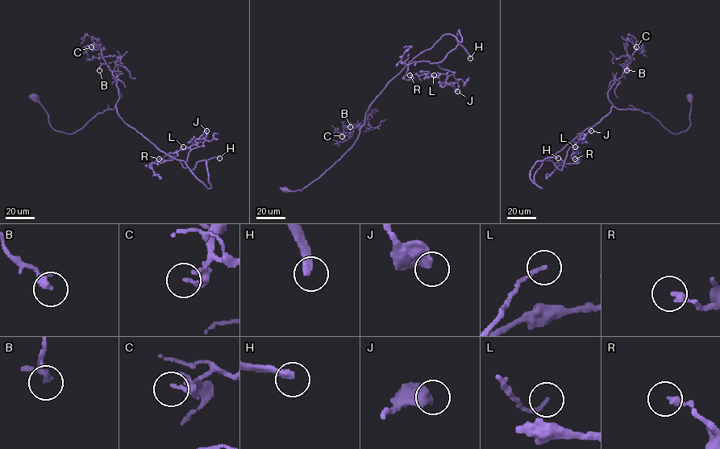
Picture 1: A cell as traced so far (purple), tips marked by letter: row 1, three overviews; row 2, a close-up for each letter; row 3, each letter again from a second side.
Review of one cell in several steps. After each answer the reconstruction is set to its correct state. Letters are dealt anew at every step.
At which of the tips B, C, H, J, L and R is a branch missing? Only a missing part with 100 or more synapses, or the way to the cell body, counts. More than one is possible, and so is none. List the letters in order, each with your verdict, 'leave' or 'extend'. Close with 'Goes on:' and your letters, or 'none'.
B: leave
C: leave
H: extend
J: leave
L: leave
R: leave
Goes on: H

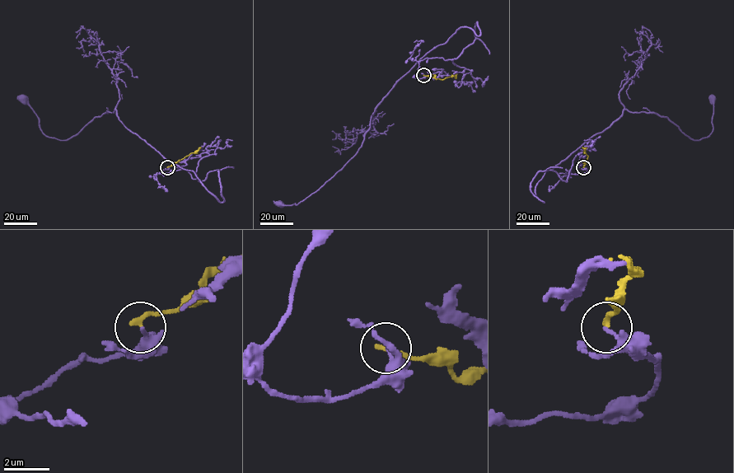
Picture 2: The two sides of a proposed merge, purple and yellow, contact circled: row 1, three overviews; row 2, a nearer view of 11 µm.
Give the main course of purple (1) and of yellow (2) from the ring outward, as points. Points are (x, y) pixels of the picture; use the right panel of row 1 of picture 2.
1: (583, 167), (566, 181), (539, 170), (530, 191), (544, 202), (544, 173), (624, 110), (707, 137), (712, 97)
2: (583, 167), (588, 156), (582, 147)

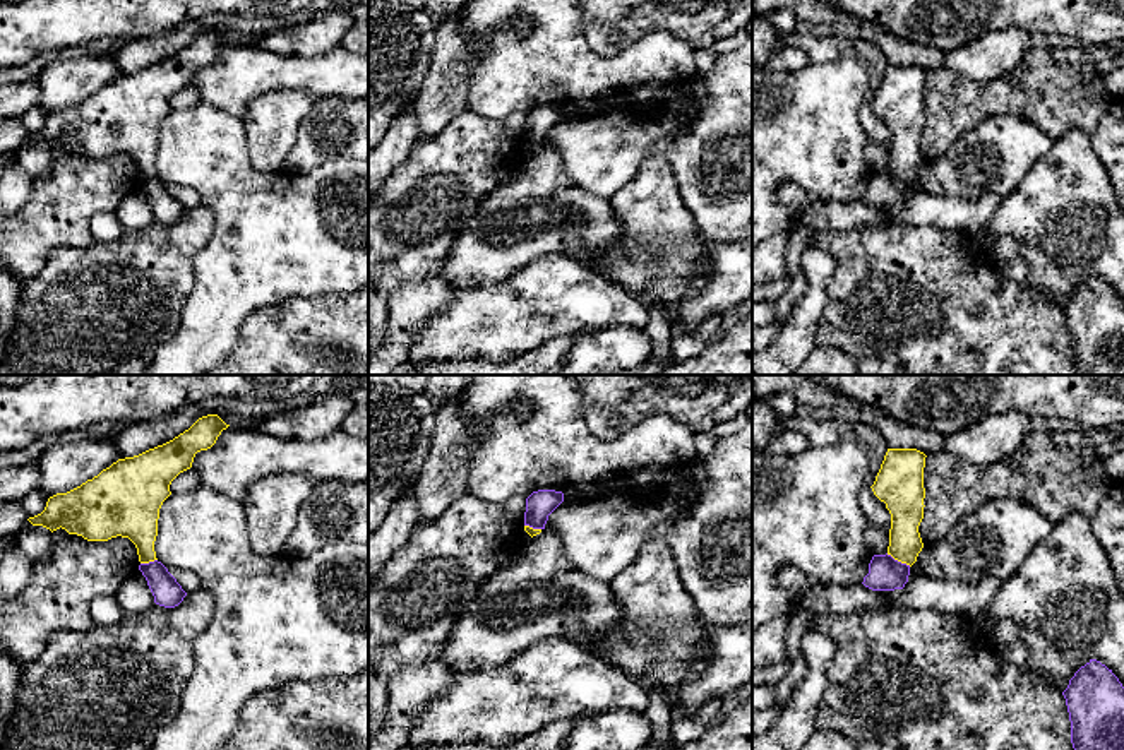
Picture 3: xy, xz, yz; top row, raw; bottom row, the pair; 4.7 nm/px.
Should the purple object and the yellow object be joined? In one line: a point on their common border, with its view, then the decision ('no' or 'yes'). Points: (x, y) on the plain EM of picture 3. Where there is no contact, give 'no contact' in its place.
yz (896, 177) | no

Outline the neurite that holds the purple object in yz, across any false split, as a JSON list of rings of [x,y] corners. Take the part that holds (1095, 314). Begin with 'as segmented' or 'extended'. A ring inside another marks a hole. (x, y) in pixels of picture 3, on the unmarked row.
as segmented; [[[1090,276],[1062,308],[1078,375],[1124,375],[1124,303],[1097,276]]]

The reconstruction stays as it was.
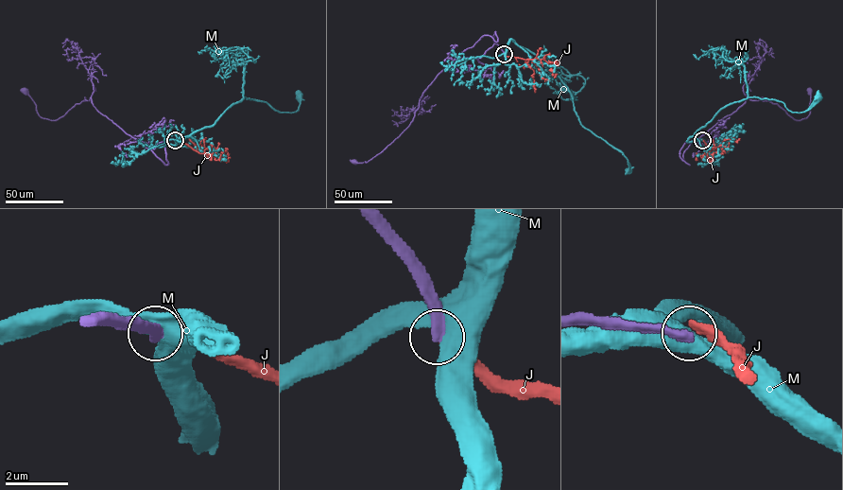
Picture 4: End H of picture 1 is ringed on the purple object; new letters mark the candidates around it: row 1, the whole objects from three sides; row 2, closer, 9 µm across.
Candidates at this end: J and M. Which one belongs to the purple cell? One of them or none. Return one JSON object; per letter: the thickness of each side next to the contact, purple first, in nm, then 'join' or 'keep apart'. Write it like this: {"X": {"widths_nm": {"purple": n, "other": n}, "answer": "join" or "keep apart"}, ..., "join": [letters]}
{"J": {"widths_nm": {"purple": 320, "other": 320}, "answer": "keep apart"}, "M": {"widths_nm": {"purple": 400, "other": 550}, "answer": "keep apart"}, "join": []}

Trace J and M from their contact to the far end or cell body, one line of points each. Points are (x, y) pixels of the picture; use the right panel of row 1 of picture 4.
J: (702, 140), (708, 152), (721, 147), (725, 140), (737, 142), (733, 137)
M: (701, 140), (687, 141), (731, 103), (758, 96), (776, 99), (789, 111), (801, 113), (808, 109), (817, 96)

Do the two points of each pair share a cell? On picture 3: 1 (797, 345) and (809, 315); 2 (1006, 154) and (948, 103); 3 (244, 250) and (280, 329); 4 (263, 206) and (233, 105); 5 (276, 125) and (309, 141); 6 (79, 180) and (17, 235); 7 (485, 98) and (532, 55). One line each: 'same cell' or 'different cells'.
1: same cell
2: different cells
3: different cells
4: different cells
5: different cells
6: same cell
7: same cell

